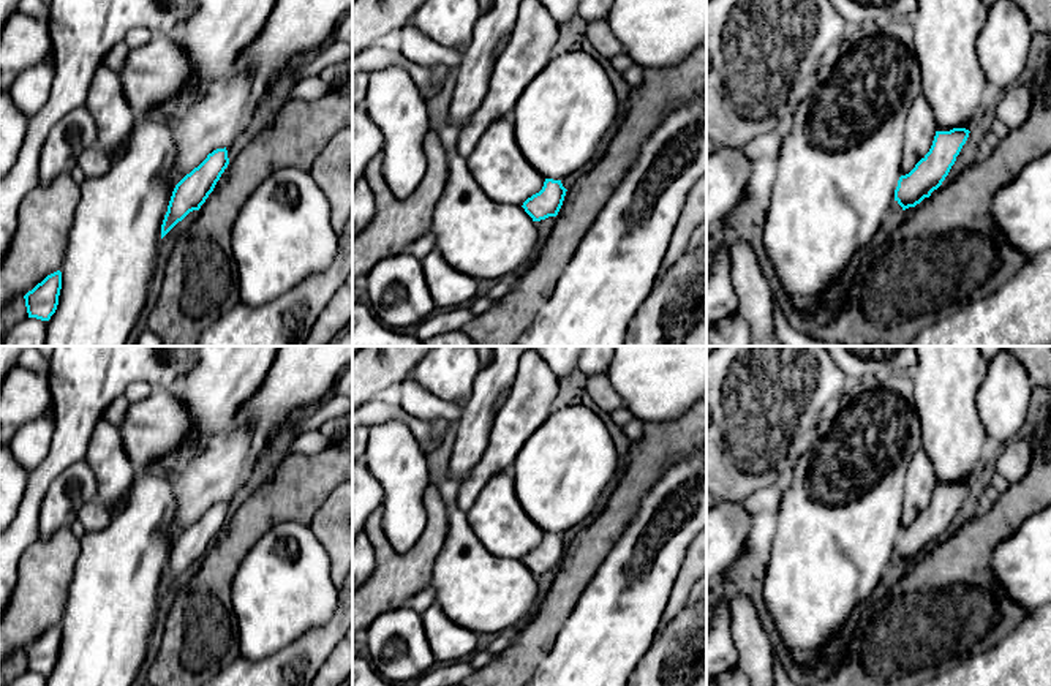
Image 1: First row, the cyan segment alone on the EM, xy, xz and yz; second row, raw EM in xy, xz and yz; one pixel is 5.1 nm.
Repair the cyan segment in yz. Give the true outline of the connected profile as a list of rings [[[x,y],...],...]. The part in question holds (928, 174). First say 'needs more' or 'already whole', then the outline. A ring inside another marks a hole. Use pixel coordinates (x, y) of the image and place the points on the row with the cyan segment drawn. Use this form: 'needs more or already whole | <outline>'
already whole | [[[966,128],[936,131],[929,152],[909,174],[901,175],[898,180],[895,201],[902,210],[915,207],[942,185],[966,144],[969,133]]]

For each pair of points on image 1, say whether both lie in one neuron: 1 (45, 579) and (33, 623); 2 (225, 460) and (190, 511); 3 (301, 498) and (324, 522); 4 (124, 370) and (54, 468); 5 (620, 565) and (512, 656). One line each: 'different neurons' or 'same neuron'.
1: same neuron
2: same neuron
3: different neurons
4: same neuron
5: different neurons

